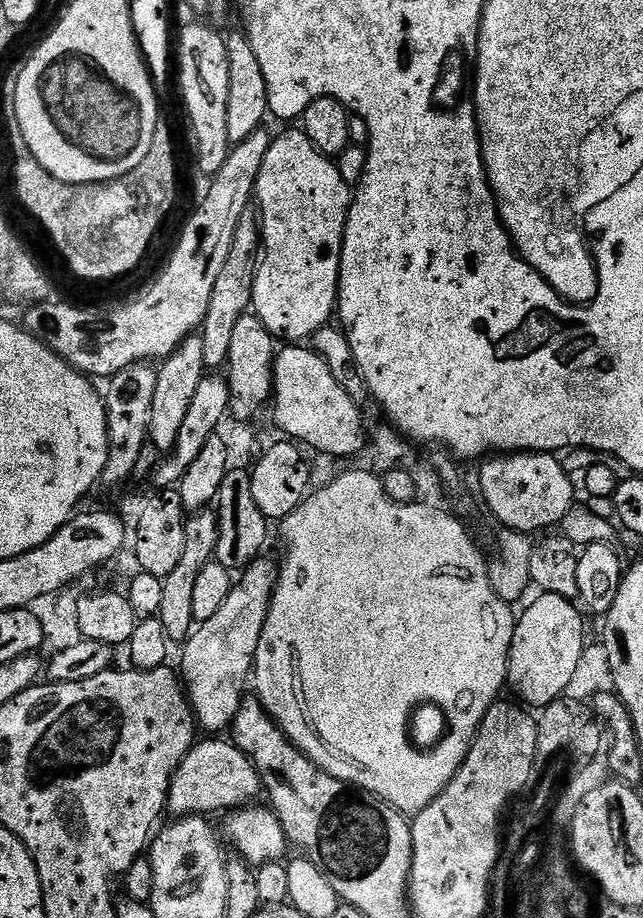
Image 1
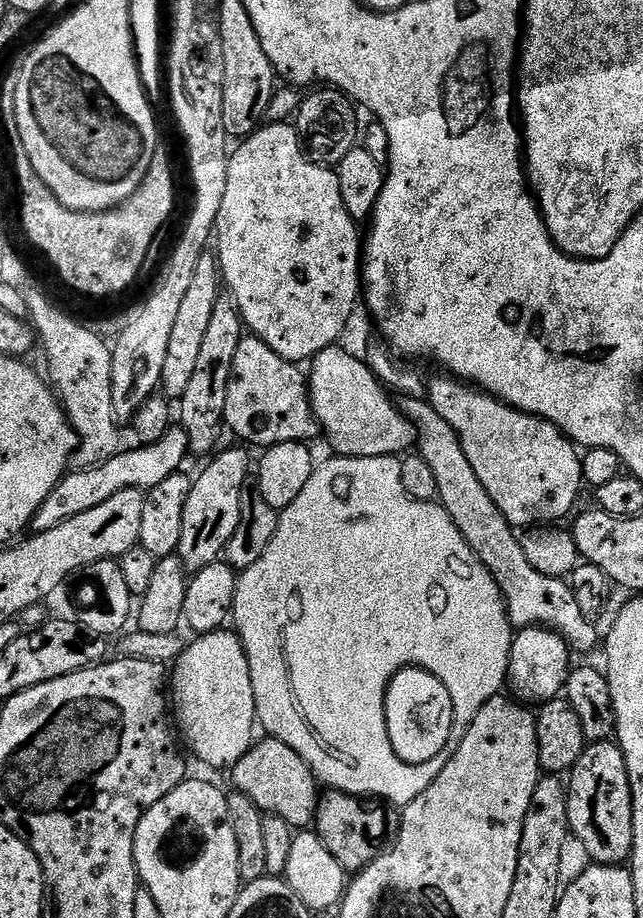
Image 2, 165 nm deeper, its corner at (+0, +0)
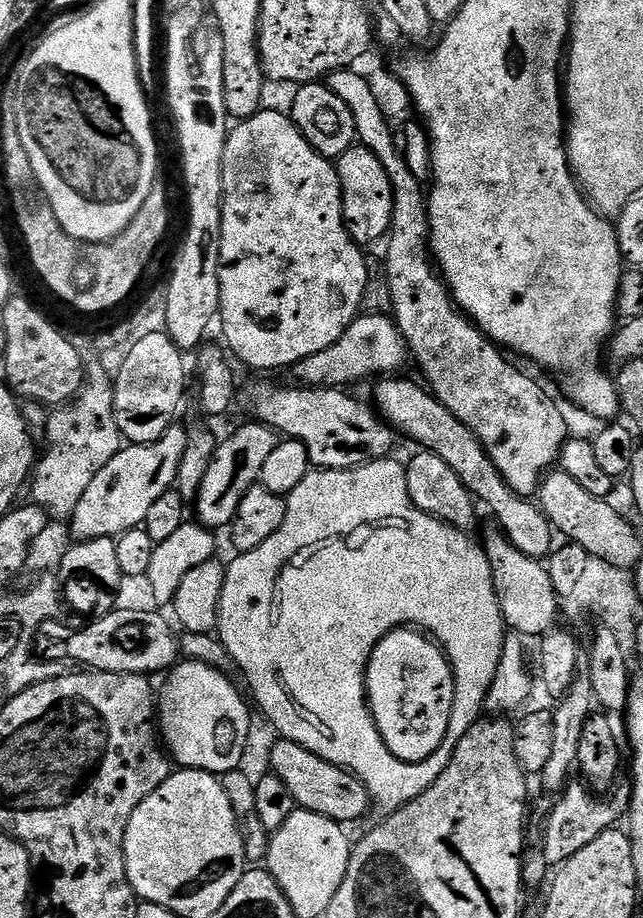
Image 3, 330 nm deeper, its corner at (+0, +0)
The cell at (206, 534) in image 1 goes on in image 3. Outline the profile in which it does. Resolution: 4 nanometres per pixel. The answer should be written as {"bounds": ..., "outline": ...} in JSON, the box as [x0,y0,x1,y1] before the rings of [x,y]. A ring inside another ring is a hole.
{"bounds":[194,422,282,530],"outline":[[[251,422],[244,424],[233,436],[219,441],[216,453],[210,462],[210,470],[206,470],[206,478],[202,478],[202,486],[194,501],[196,507],[195,519],[205,528],[213,530],[227,529],[238,514],[238,506],[242,506],[242,498],[246,498],[246,490],[258,483],[262,474],[262,465],[270,458],[274,446],[282,439],[279,432],[267,428],[265,424]]]}

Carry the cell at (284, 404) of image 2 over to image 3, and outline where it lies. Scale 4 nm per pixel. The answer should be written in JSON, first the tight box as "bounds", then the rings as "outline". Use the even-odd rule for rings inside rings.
{"bounds":[252,384,398,469],"outline":[[[260,384],[252,392],[252,412],[257,421],[273,428],[289,440],[301,440],[308,447],[308,456],[317,469],[359,468],[372,460],[382,460],[393,455],[392,447],[398,439],[397,433],[387,420],[381,418],[375,407],[363,404],[351,396],[351,391],[339,388],[279,388],[276,384]]]}

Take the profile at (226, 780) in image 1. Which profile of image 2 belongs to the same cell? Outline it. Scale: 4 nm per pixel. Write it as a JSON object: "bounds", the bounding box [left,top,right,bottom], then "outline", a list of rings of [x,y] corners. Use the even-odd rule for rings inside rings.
{"bounds":[230,738,321,830],"outline":[[[271,738],[257,739],[247,754],[237,764],[233,764],[230,775],[235,791],[246,794],[254,806],[269,815],[282,818],[294,830],[308,830],[316,819],[316,807],[320,805],[321,785],[310,766],[286,742]]]}

